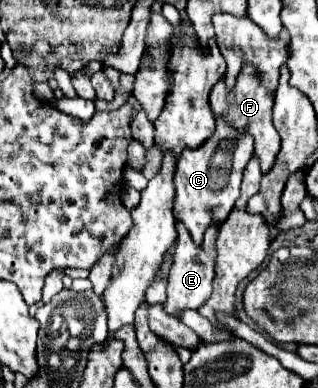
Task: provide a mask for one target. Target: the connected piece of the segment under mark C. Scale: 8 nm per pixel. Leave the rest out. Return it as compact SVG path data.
M217 117L217 129L207 143L203 143L199 149L185 149L181 153L175 171L175 215L177 219L181 219L181 223L185 223L197 247L201 247L203 233L209 223L221 225L229 217L229 211L239 197L243 171L251 155L253 137L249 137L247 133L239 133L231 125L227 125L223 117Z

